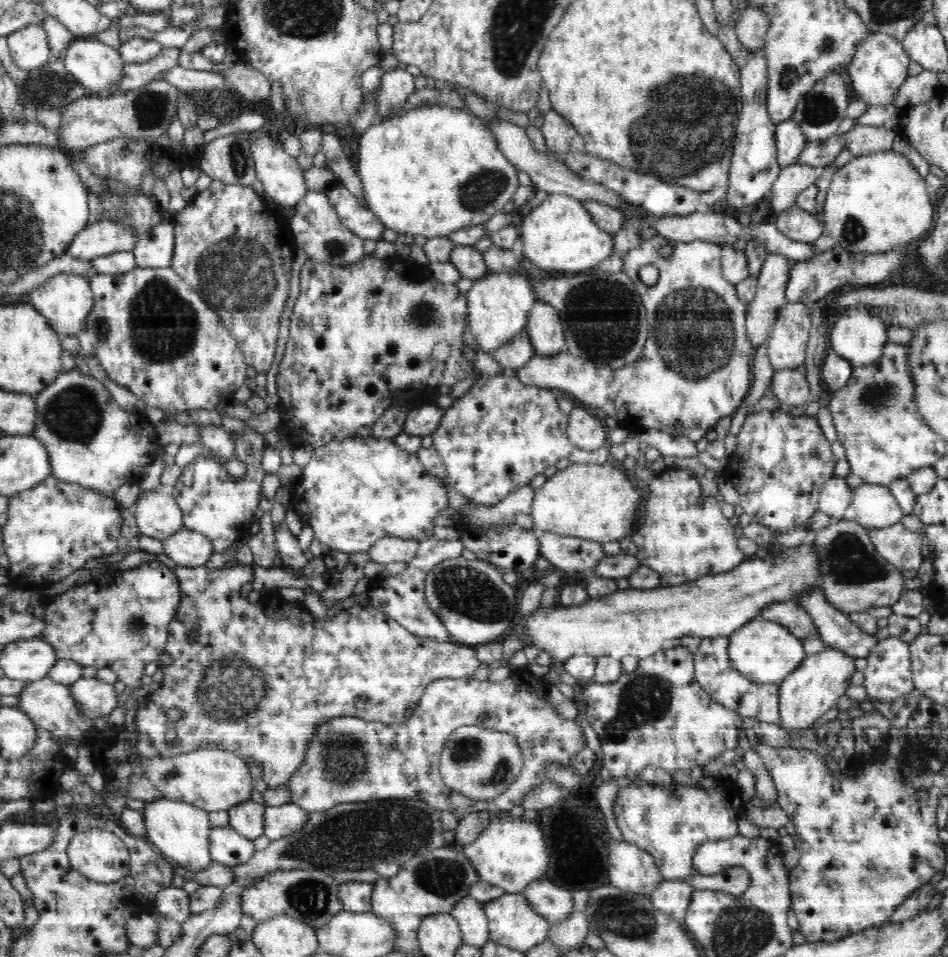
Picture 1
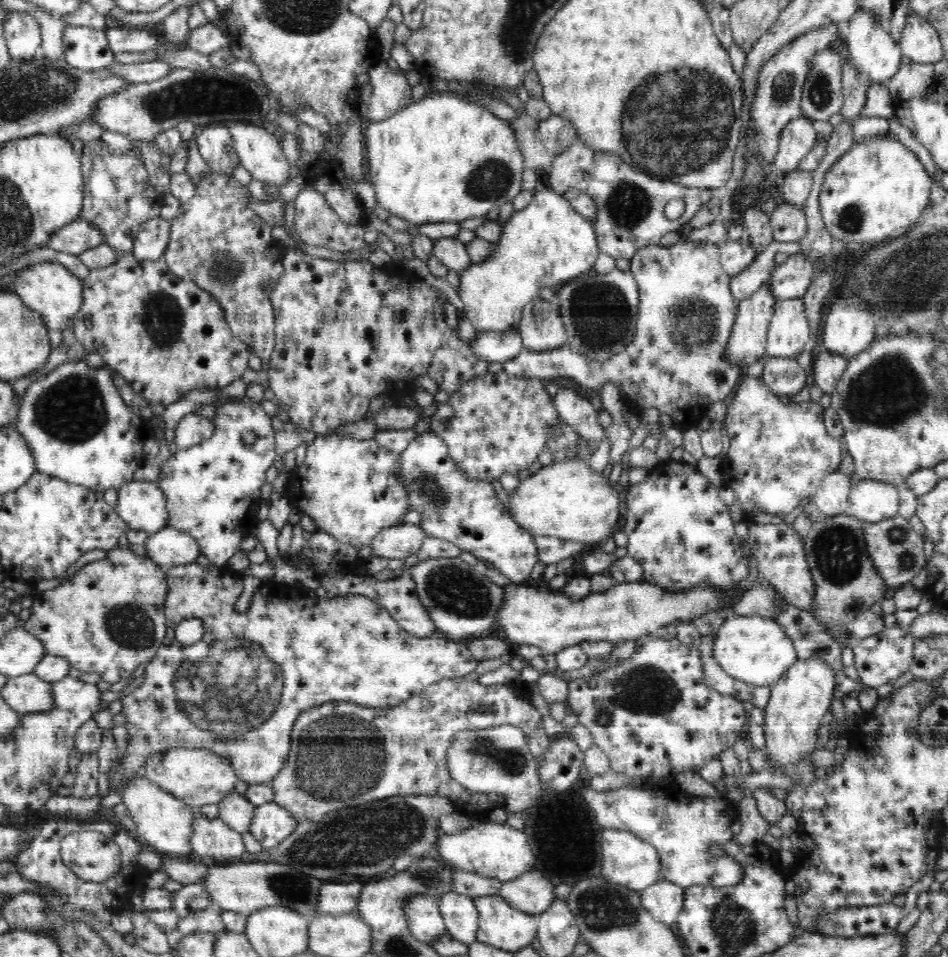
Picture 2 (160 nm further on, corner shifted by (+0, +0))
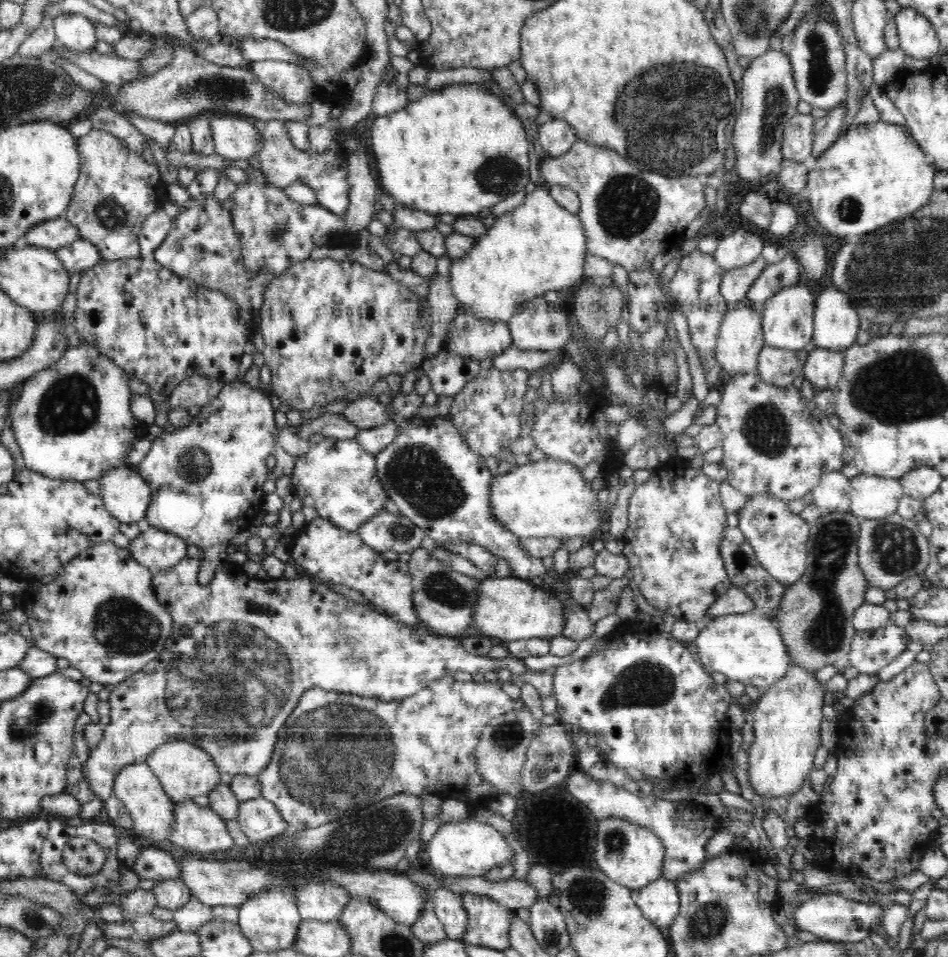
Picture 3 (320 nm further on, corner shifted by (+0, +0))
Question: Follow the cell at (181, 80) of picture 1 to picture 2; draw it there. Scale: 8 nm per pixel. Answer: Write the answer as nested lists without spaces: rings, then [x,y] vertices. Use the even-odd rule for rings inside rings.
[[[158,59],[152,60],[152,62],[140,62],[140,64],[121,64],[115,61],[106,70],[110,71],[112,75],[124,79],[126,83],[135,84],[166,78],[170,72],[174,72],[174,67],[166,65]]]

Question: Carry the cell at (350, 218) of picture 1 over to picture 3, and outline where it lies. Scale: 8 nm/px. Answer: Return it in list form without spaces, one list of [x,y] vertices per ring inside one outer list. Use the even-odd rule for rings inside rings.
[[[252,120],[256,130],[262,137],[262,150],[258,152],[258,162],[260,162],[263,175],[278,188],[285,189],[294,182],[307,184],[315,192],[318,203],[324,208],[331,210],[334,214],[344,214],[349,205],[349,184],[347,183],[348,165],[340,154],[329,150],[318,153],[316,150],[298,150],[286,127],[285,121],[263,121]]]

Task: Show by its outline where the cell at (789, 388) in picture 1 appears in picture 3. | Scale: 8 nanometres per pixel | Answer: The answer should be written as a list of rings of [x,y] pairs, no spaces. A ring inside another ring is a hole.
[[[764,345],[757,360],[757,373],[764,382],[777,387],[787,387],[803,374],[803,365],[796,351]]]

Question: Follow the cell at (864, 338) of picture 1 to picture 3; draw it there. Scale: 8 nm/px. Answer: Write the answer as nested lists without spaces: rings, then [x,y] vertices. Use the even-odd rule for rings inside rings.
[[[833,286],[824,288],[815,299],[813,312],[813,340],[816,347],[844,351],[856,344],[856,337],[860,330],[860,316],[857,312],[847,294]]]

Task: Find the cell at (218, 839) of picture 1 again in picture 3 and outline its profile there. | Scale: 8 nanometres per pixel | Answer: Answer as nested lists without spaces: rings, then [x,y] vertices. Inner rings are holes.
[[[175,801],[175,821],[167,836],[170,842],[196,852],[218,852],[235,846],[225,820],[214,809],[195,802]]]

